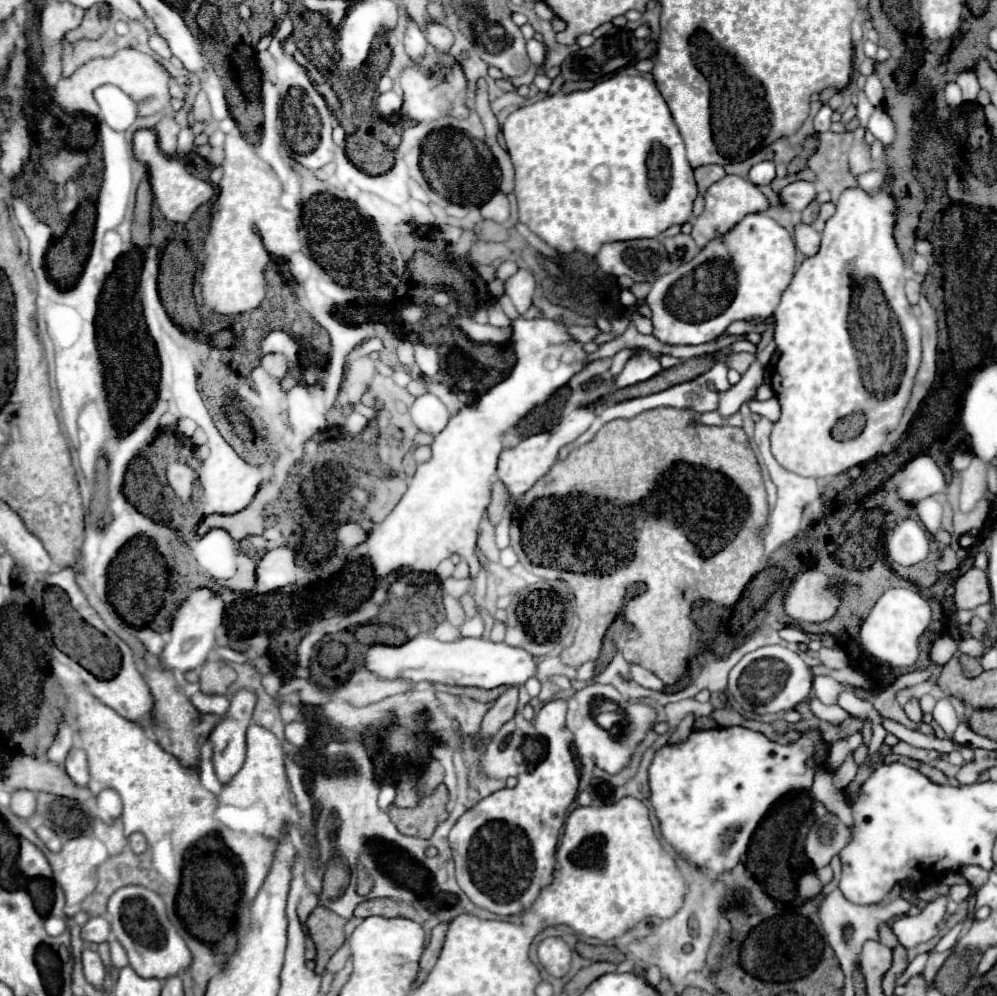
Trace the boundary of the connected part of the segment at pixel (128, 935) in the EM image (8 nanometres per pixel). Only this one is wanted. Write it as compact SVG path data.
M125 886L119 888L107 902L107 916L111 922L113 936L121 942L129 954L129 966L143 978L175 976L189 968L191 952L185 940L179 936L171 920L167 918L163 898L145 886Z

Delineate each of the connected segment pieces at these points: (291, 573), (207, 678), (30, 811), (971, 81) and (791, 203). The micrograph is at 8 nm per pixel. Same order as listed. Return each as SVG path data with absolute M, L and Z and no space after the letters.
M275 548L267 552L257 564L257 582L255 592L267 594L277 588L295 582L295 552L289 548Z
M221 660L205 662L199 668L199 686L203 694L225 694L233 680L235 670Z
M19 790L13 794L11 800L11 812L17 814L23 820L29 820L31 816L35 816L35 808L37 808L37 798L33 792L29 790Z
M973 72L957 76L957 84L963 90L963 100L965 102L975 102L977 100L977 94L979 94L981 86L979 86L979 80L977 80L977 76Z
M793 182L781 190L781 202L791 212L803 212L807 204L817 196L813 182Z

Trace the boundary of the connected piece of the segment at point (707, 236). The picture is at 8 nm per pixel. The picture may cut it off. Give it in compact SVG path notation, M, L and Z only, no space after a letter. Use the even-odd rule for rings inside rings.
M725 176L719 182L715 182L707 194L705 194L705 210L703 214L693 222L693 240L697 242L699 248L703 248L709 240L729 232L739 220L743 220L747 214L751 212L761 212L767 210L769 202L767 198L759 192L759 188L755 184L751 184L749 180L741 178L741 176Z

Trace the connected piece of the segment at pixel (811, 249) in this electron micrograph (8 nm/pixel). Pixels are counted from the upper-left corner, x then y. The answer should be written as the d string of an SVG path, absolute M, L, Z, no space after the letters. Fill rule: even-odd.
M803 222L795 224L797 250L801 250L805 256L813 256L813 254L817 254L819 244L821 244L821 234L817 230L813 230L809 224L803 224Z

